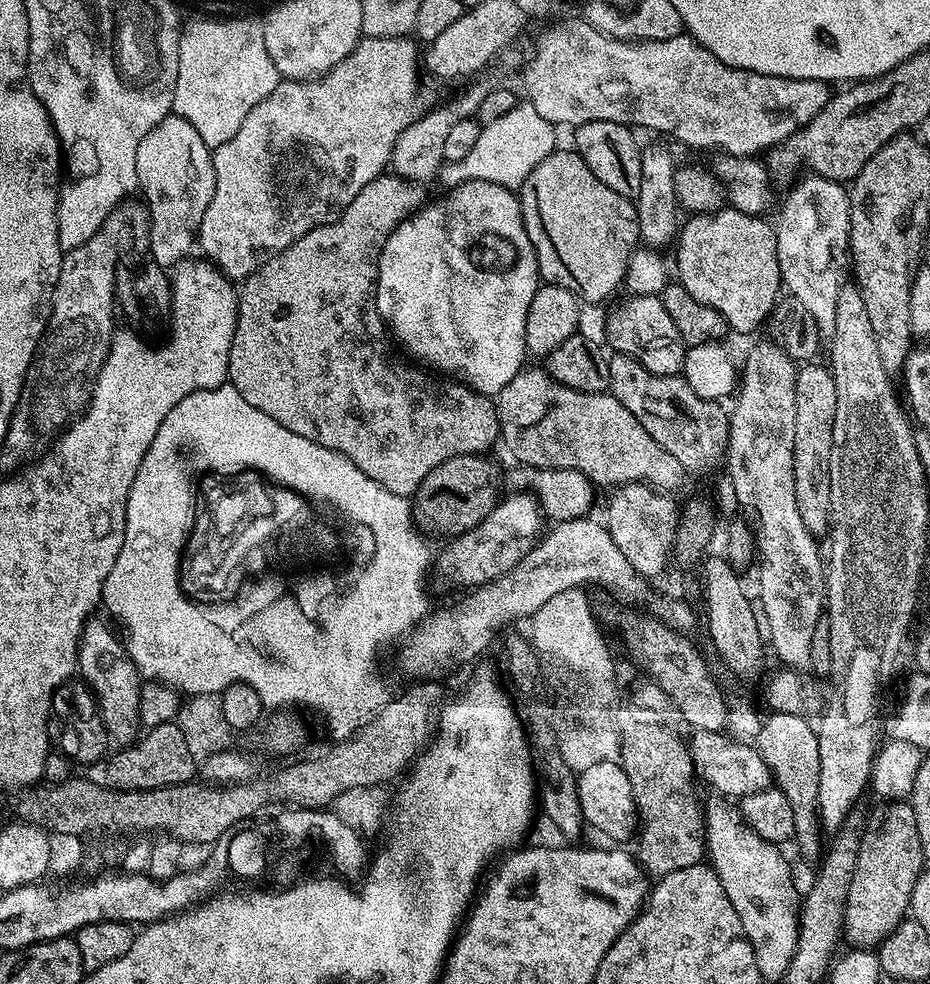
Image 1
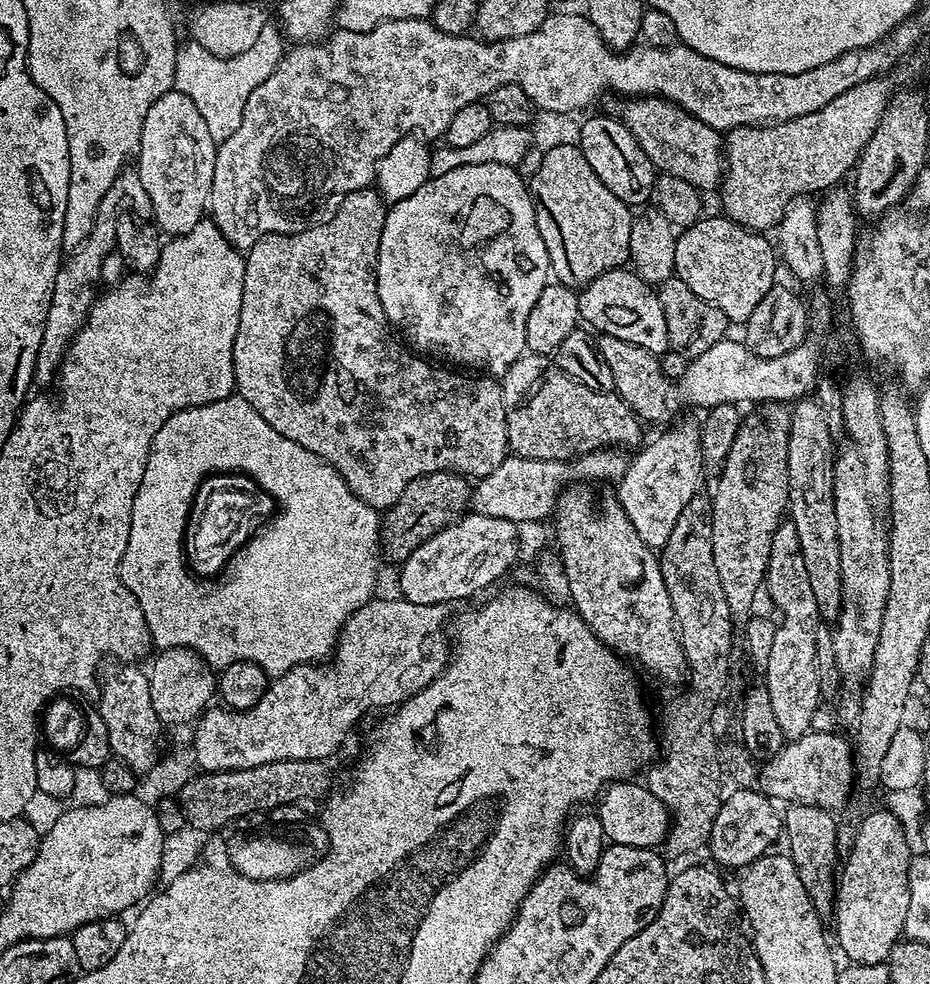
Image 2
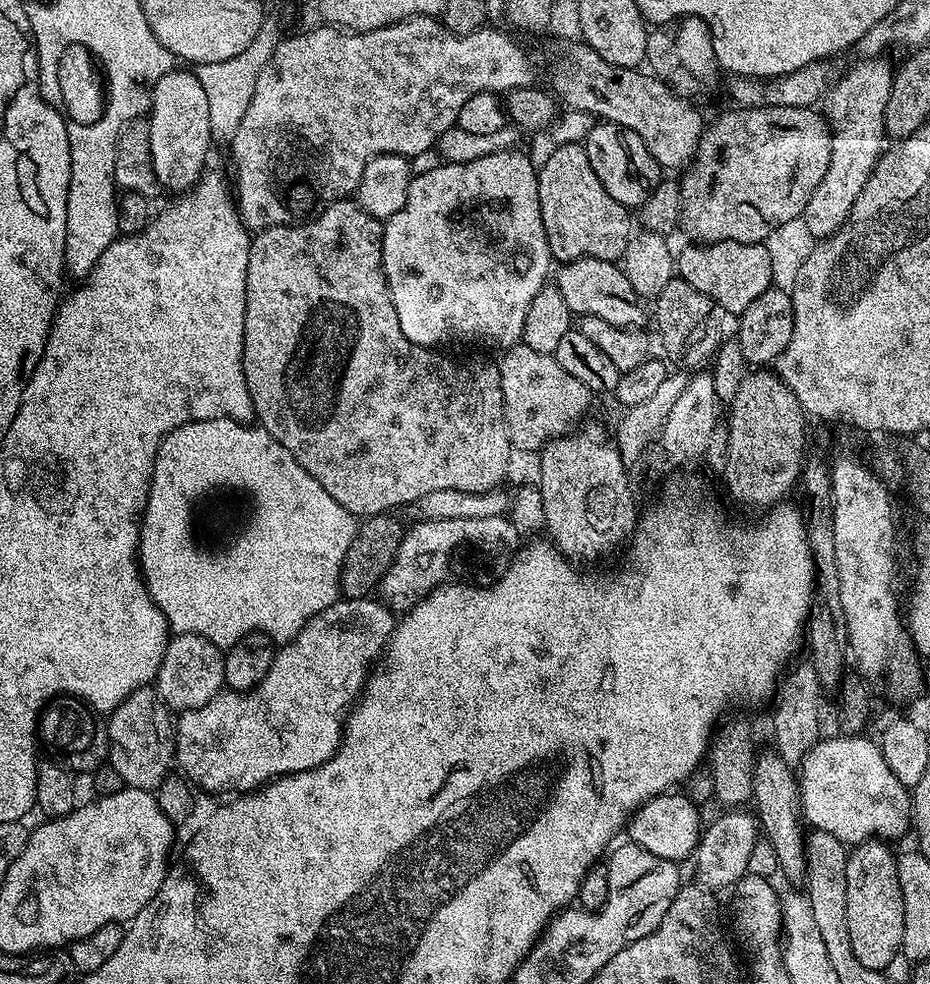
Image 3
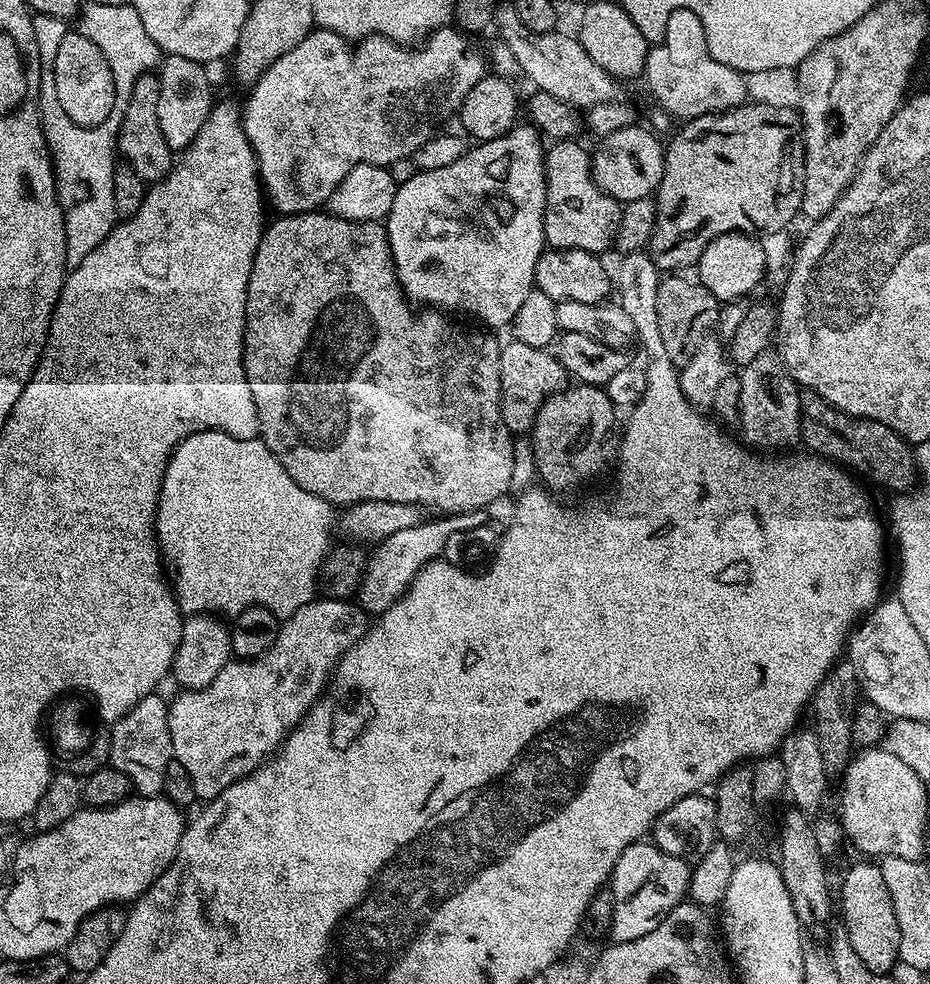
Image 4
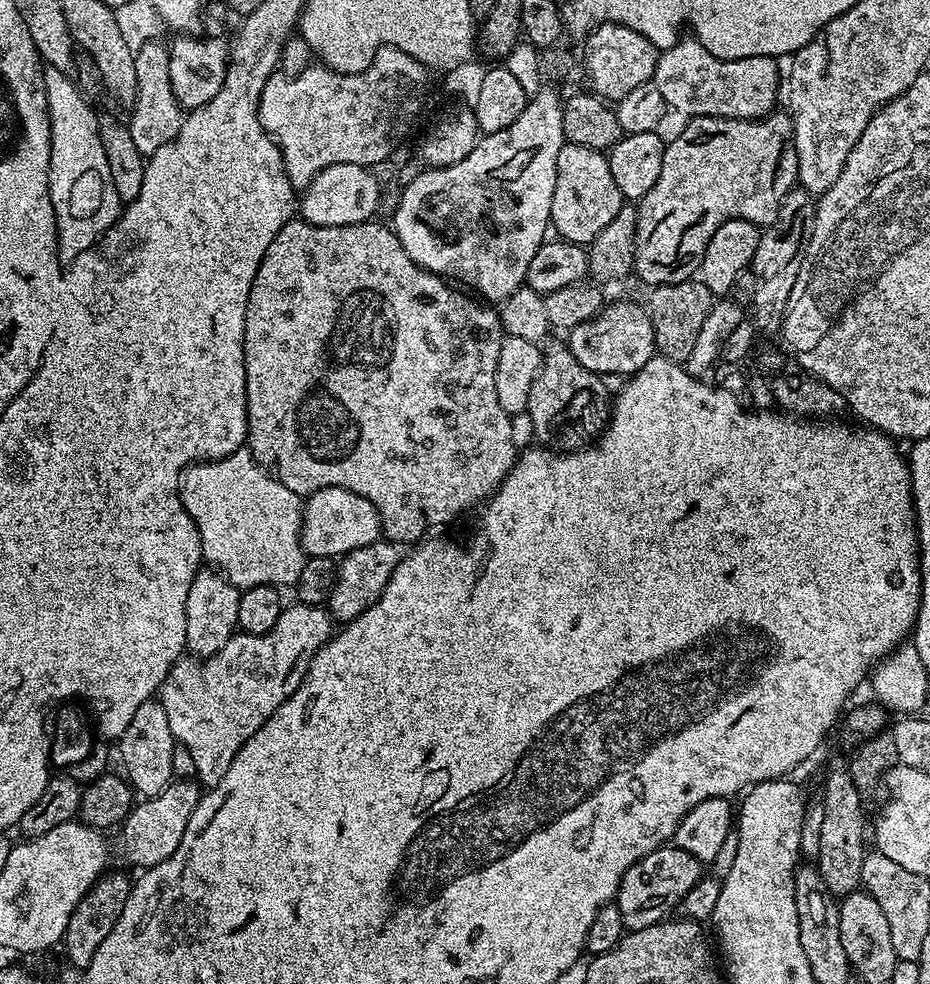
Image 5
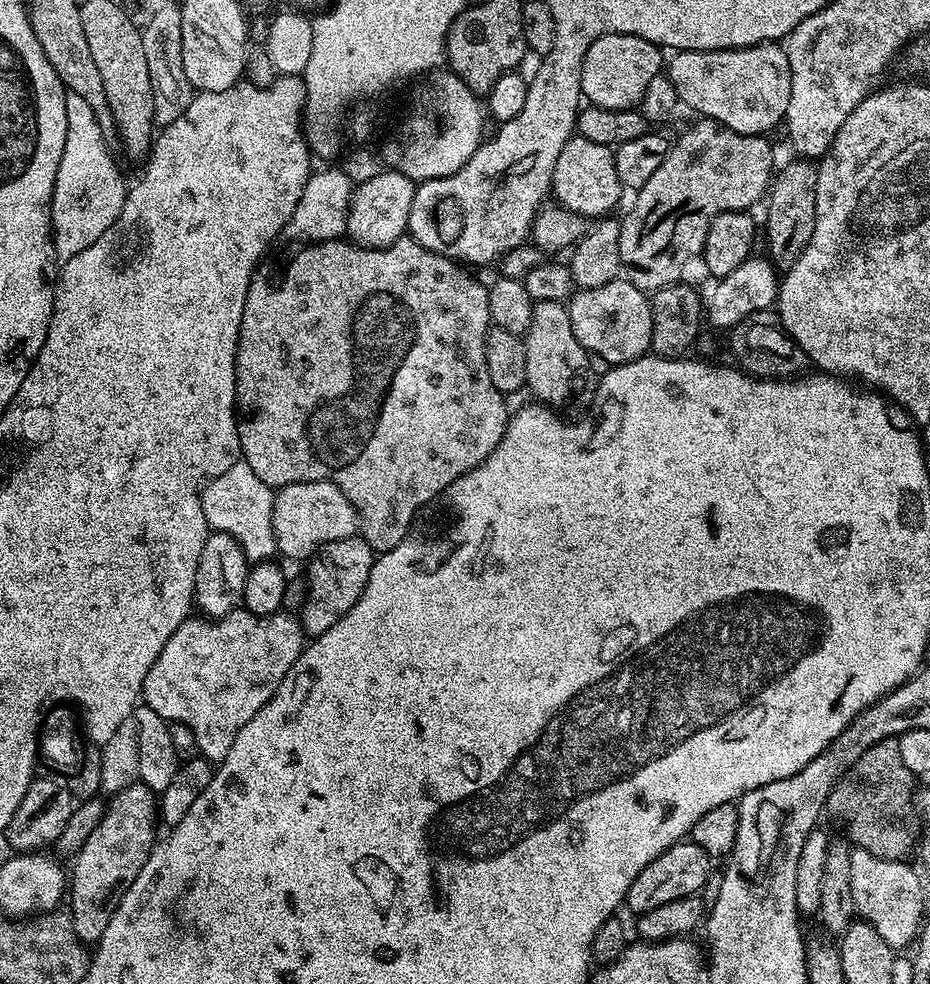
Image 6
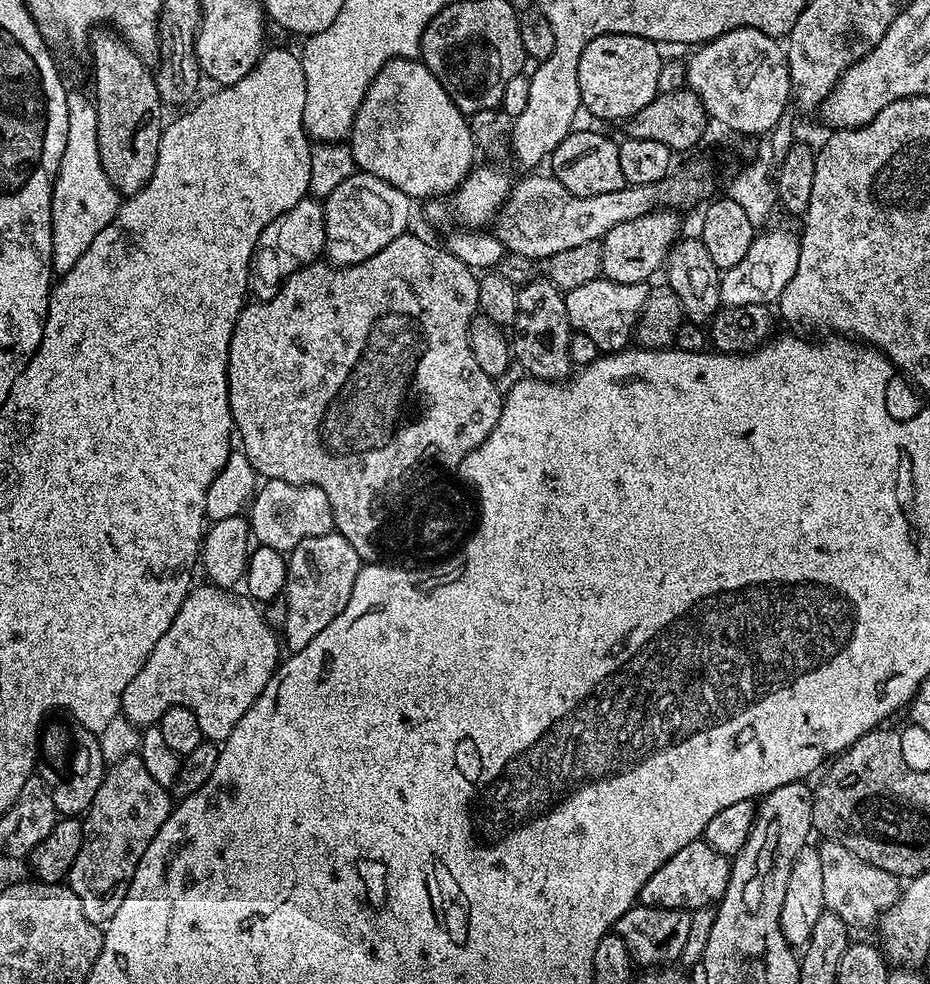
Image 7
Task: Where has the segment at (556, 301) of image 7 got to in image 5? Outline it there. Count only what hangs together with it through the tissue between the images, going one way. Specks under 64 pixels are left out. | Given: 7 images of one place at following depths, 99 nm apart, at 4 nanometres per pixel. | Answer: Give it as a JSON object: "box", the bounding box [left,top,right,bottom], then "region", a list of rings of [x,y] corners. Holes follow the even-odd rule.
{"box":[526,343,610,452],"region":[[[563,343],[556,344],[552,349],[543,353],[540,369],[534,378],[534,386],[530,386],[530,398],[526,416],[532,419],[532,428],[541,445],[562,452],[574,452],[595,441],[604,431],[610,419],[610,393],[602,386],[600,376],[596,372],[586,370],[578,358]]]}

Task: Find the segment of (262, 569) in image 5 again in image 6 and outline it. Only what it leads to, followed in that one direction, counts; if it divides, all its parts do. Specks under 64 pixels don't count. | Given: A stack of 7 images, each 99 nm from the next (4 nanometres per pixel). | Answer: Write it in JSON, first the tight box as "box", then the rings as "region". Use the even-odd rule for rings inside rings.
{"box":[200,462,278,561],"region":[[[241,462],[230,466],[226,474],[218,474],[218,478],[205,483],[200,494],[202,514],[206,514],[206,522],[212,532],[229,532],[243,544],[249,561],[270,560],[278,552],[274,526],[271,524],[273,495],[274,489],[266,486],[266,482],[262,482],[262,478],[258,478],[248,464]]]}

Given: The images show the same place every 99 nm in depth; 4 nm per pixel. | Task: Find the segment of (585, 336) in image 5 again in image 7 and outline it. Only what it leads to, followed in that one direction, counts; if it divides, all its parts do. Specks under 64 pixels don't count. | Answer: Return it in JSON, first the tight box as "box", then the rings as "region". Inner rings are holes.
{"box":[564,279,649,354],"region":[[[599,279],[574,286],[574,290],[564,293],[566,314],[573,329],[593,341],[600,354],[620,354],[634,336],[636,323],[640,321],[640,311],[648,297],[649,285],[623,284],[613,280]]]}

